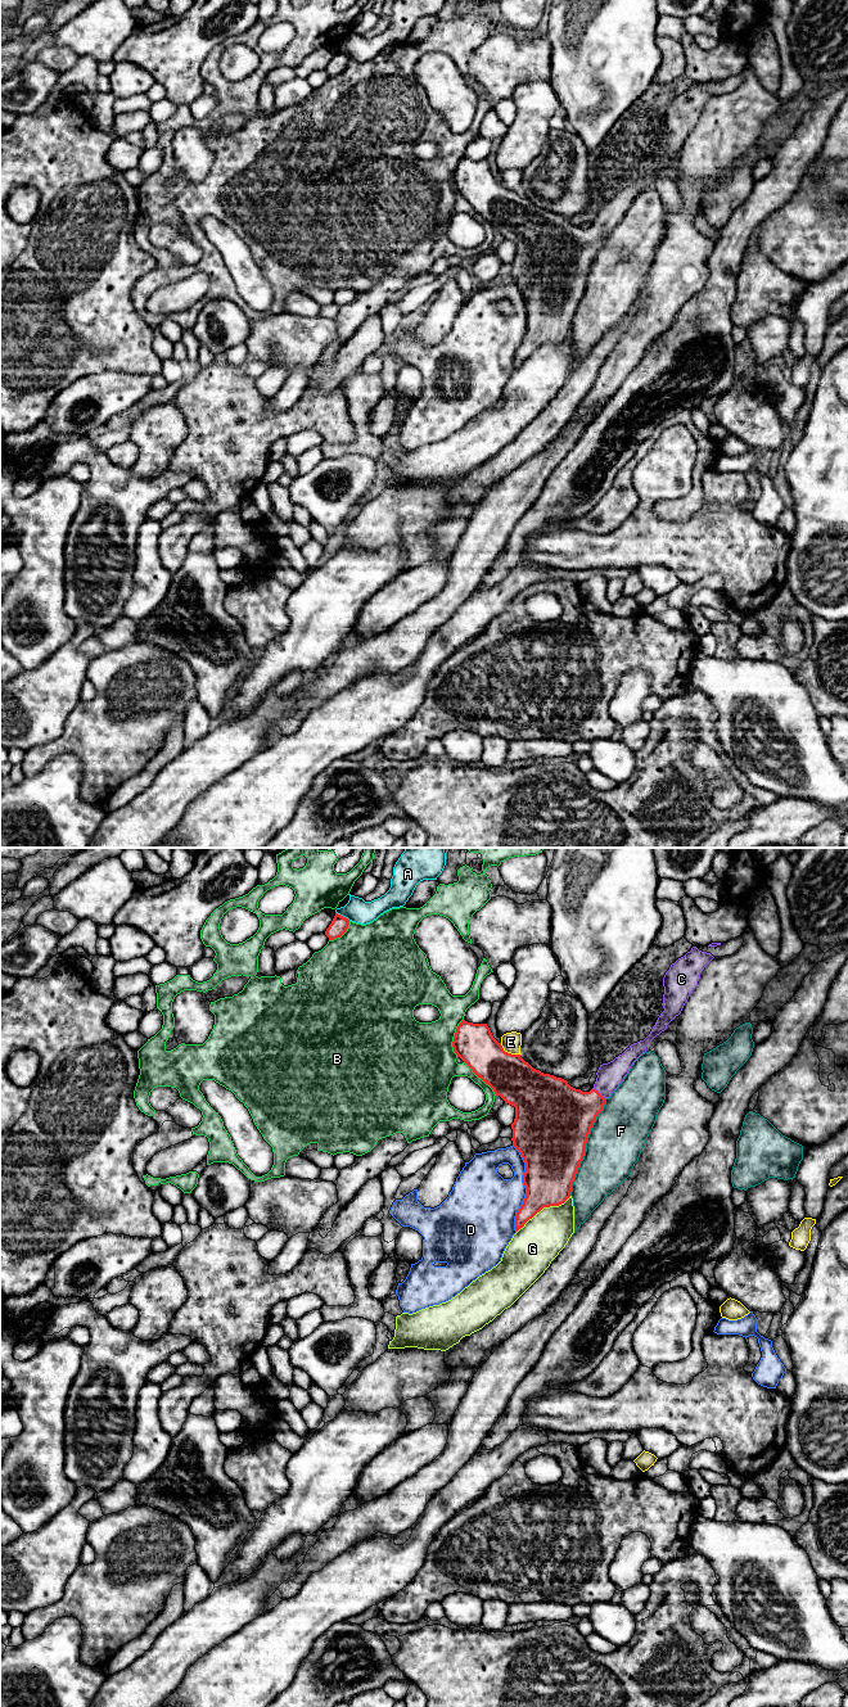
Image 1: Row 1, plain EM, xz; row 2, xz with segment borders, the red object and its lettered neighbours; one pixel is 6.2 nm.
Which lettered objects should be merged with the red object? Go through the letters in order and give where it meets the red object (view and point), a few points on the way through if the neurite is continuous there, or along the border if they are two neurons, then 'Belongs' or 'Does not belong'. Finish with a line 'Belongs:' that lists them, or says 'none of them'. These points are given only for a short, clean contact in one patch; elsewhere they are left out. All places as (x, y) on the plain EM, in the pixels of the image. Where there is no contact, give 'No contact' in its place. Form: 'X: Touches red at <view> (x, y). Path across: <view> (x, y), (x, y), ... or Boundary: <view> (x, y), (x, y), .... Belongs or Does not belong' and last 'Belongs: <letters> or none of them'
A: Touches red at xz (342, 53). Does not belong
B: Touches red at xz (454, 175). Does not belong
C: Touches red at xz (598, 229). Path across: xz (565, 252), (581, 245), (598, 229), (607, 220), (609, 212). Belongs
D: Touches red at xz (526, 324). Does not belong
E: Touches red at xz (509, 190). Does not belong
F: Touches red at xz (585, 284). Does not belong
G: Touches red at xz (544, 343). Does not belong
Belongs: C

